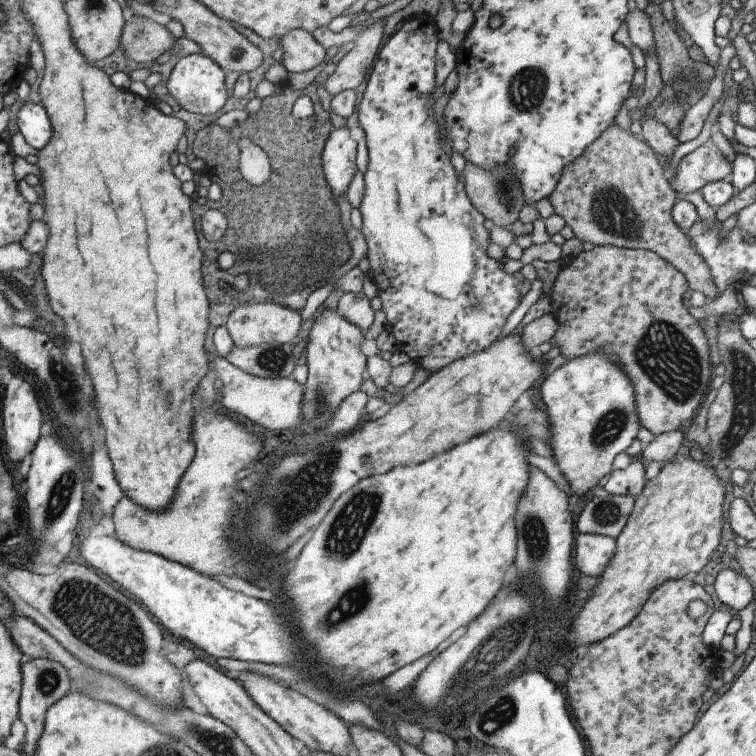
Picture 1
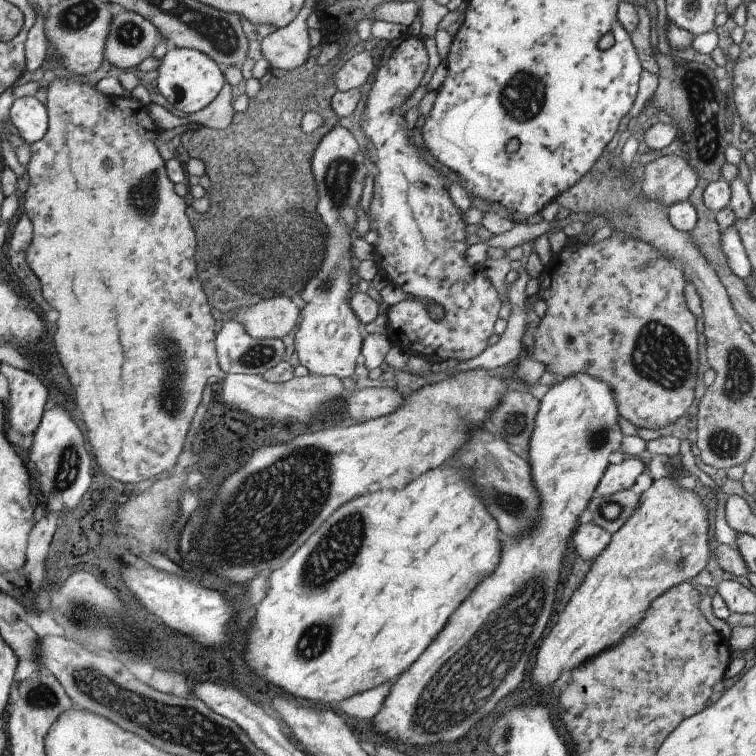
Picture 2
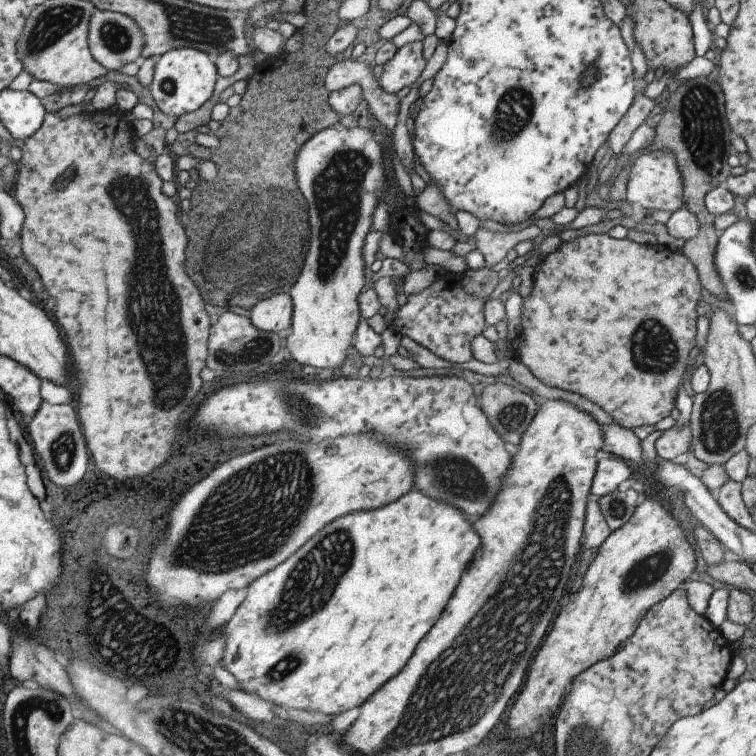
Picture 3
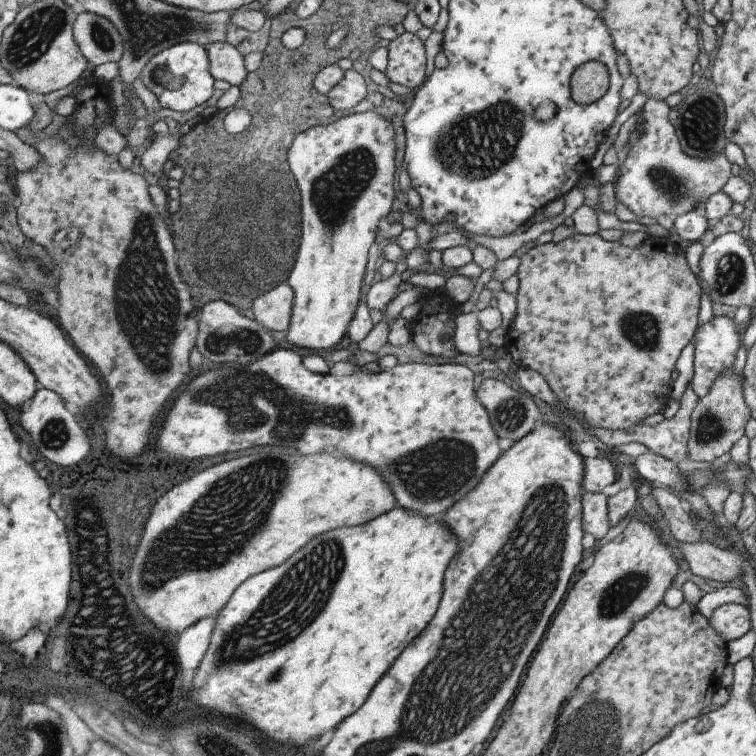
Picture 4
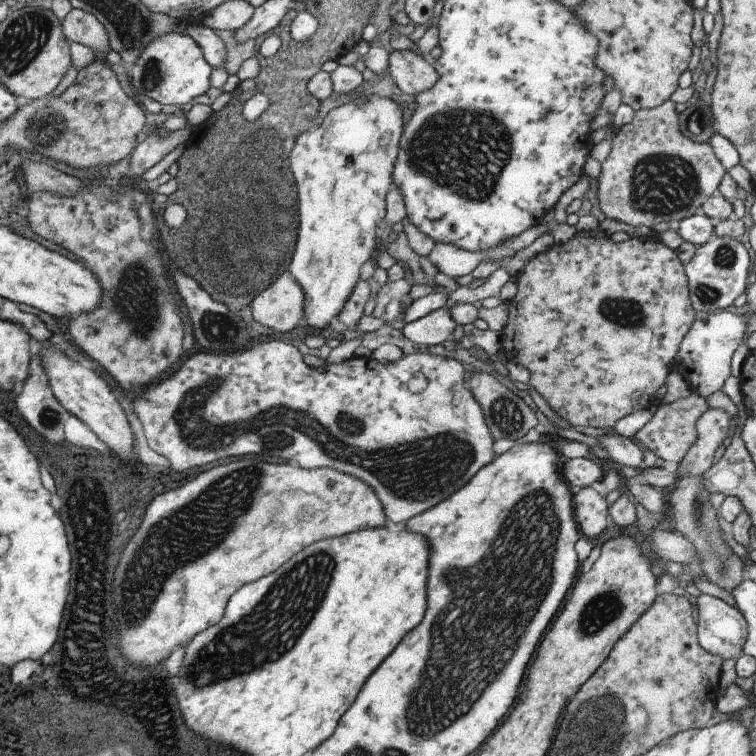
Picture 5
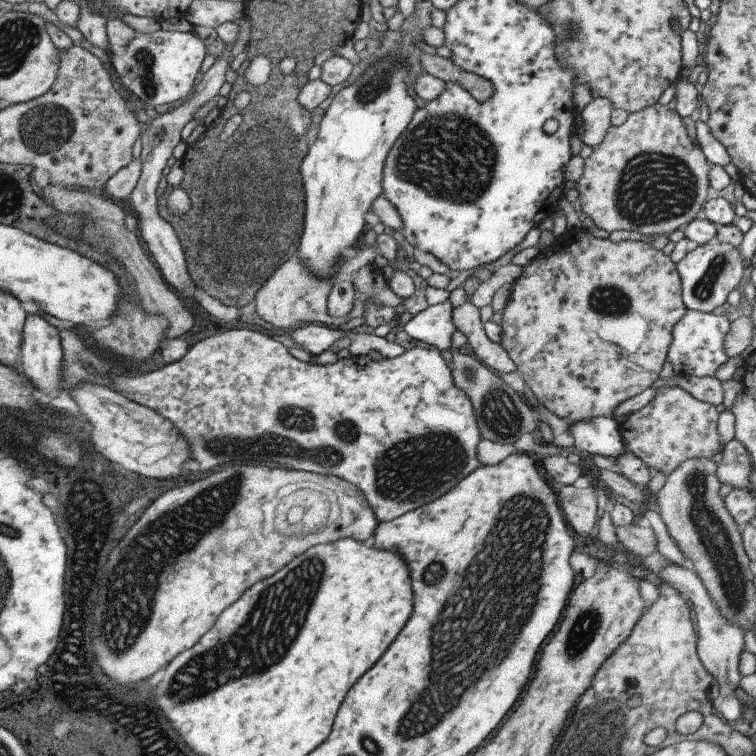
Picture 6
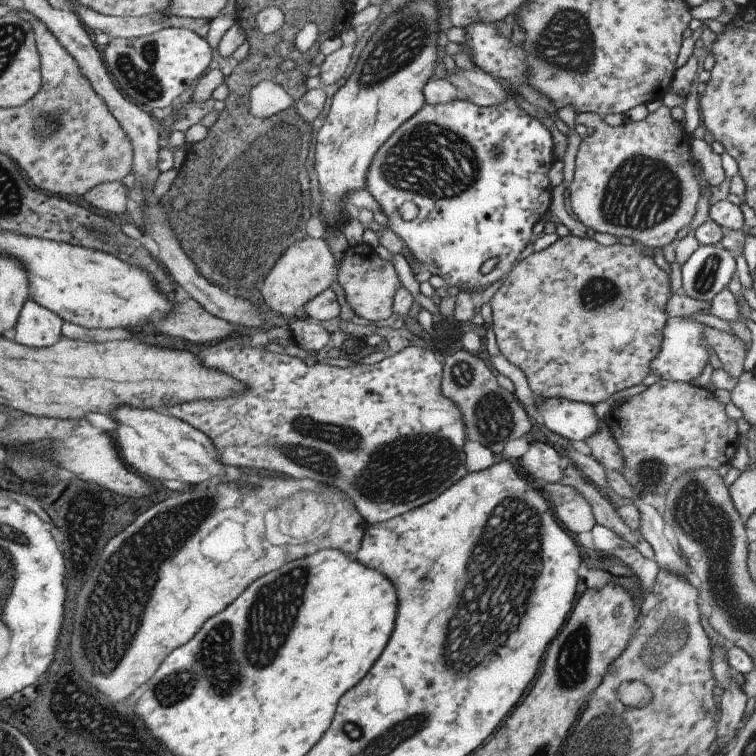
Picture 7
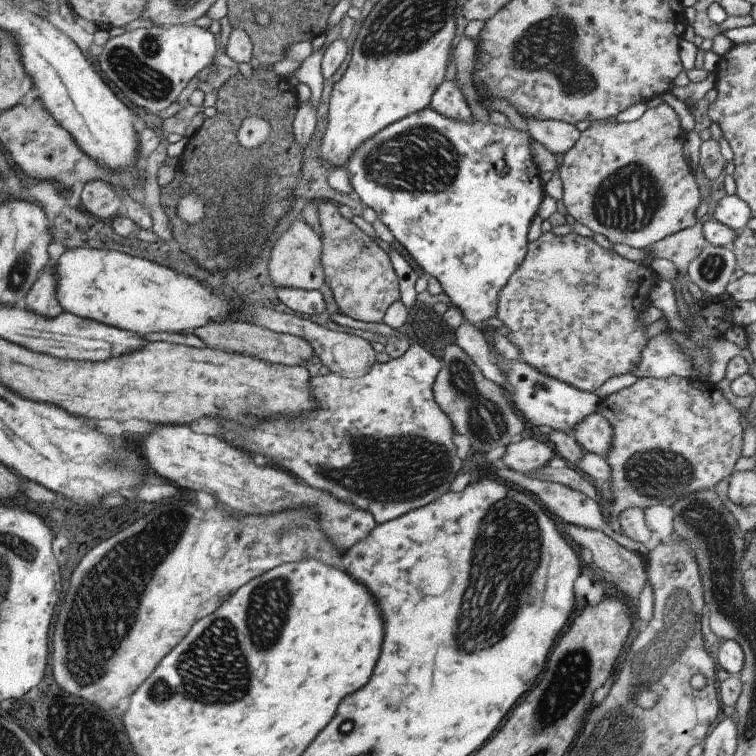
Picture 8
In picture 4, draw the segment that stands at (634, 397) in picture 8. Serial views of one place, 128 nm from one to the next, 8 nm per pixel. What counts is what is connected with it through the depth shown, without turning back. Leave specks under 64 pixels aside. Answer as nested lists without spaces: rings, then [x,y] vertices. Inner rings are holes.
[[[687,386],[682,393],[680,403],[677,411],[671,418],[663,419],[661,422],[655,424],[655,426],[641,426],[637,425],[631,429],[622,431],[610,431],[610,430],[595,430],[594,427],[589,428],[589,434],[594,436],[599,442],[602,442],[607,446],[619,446],[619,444],[627,444],[628,442],[640,442],[644,444],[648,451],[653,454],[662,456],[664,459],[670,460],[672,463],[677,463],[688,454],[688,432],[690,429],[690,414],[693,408],[698,403],[697,395],[691,390],[691,387]]]

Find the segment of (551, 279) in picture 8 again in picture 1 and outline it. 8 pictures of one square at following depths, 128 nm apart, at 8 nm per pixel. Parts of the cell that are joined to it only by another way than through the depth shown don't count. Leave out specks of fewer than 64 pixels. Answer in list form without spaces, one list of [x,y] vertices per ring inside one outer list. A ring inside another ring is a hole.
[[[595,245],[594,248],[587,251],[580,251],[576,256],[567,258],[563,261],[557,276],[550,288],[549,296],[551,299],[551,314],[555,317],[556,327],[554,335],[548,340],[549,344],[557,350],[558,354],[565,357],[565,362],[576,359],[577,357],[584,357],[585,355],[593,353],[610,353],[614,359],[614,363],[622,369],[624,375],[629,379],[633,387],[634,405],[636,419],[640,426],[646,428],[653,435],[661,433],[677,431],[679,424],[685,420],[693,420],[699,404],[704,400],[706,393],[709,390],[709,384],[713,376],[712,369],[709,366],[709,358],[707,354],[707,340],[705,334],[701,331],[699,323],[689,315],[687,308],[683,305],[683,292],[687,290],[688,284],[685,277],[672,264],[657,256],[655,252],[645,249],[626,249],[623,247],[616,247],[613,245]]]

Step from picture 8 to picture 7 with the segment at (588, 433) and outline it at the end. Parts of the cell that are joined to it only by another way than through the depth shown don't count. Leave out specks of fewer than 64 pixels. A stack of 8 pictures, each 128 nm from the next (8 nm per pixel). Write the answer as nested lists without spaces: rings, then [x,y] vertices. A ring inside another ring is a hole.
[[[603,418],[598,420],[598,429],[584,442],[589,448],[592,458],[601,466],[607,470],[616,470],[620,473],[622,456]]]

